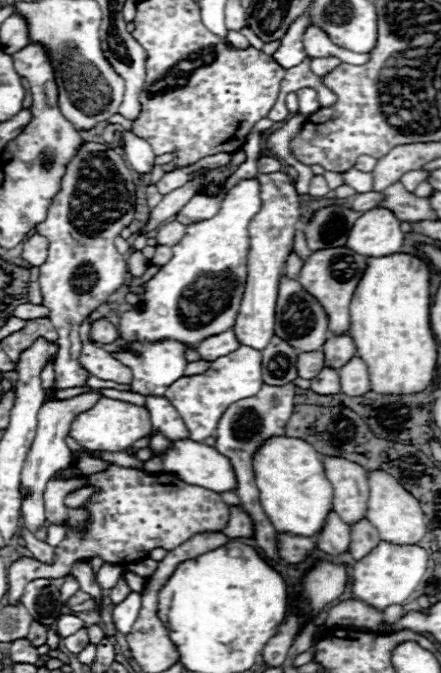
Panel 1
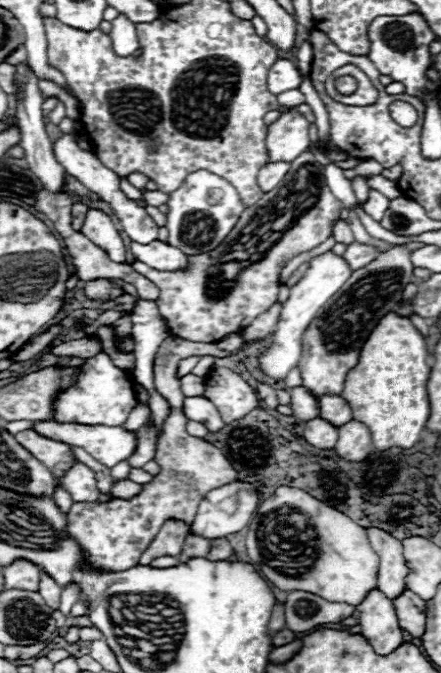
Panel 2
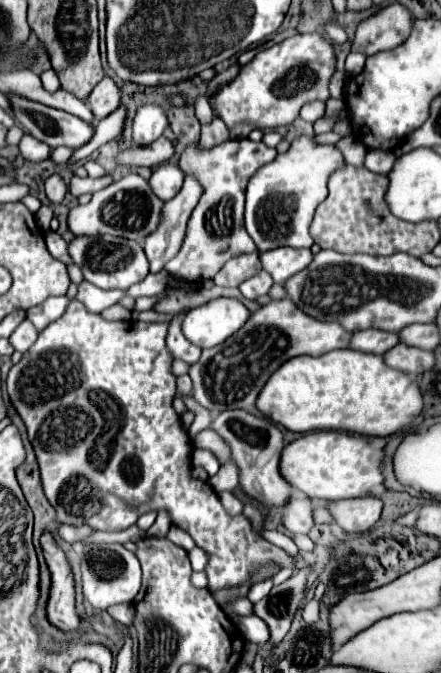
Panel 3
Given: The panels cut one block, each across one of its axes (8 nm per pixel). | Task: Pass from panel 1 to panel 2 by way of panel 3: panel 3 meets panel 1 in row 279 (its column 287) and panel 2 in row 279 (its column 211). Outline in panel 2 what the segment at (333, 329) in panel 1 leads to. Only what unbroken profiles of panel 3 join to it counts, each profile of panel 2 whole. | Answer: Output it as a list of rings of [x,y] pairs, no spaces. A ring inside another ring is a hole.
[[[404,244],[394,246],[388,252],[380,252],[374,262],[370,262],[366,268],[356,270],[342,290],[334,294],[322,310],[314,316],[308,330],[302,338],[302,356],[300,356],[300,374],[302,374],[302,386],[316,398],[322,398],[326,394],[340,396],[344,390],[344,378],[346,374],[358,364],[360,350],[370,336],[370,332],[376,328],[382,316],[388,312],[398,310],[398,304],[402,300],[404,286],[412,282],[412,262],[410,262],[410,250],[418,248],[422,244]]]

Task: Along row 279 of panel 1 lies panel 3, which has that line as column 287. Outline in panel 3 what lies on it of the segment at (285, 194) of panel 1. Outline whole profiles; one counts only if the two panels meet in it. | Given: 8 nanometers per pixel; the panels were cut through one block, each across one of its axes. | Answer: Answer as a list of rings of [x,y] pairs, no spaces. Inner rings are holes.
[[[274,248],[260,254],[262,270],[266,270],[276,284],[284,284],[290,276],[298,274],[312,262],[312,252],[308,248]]]

